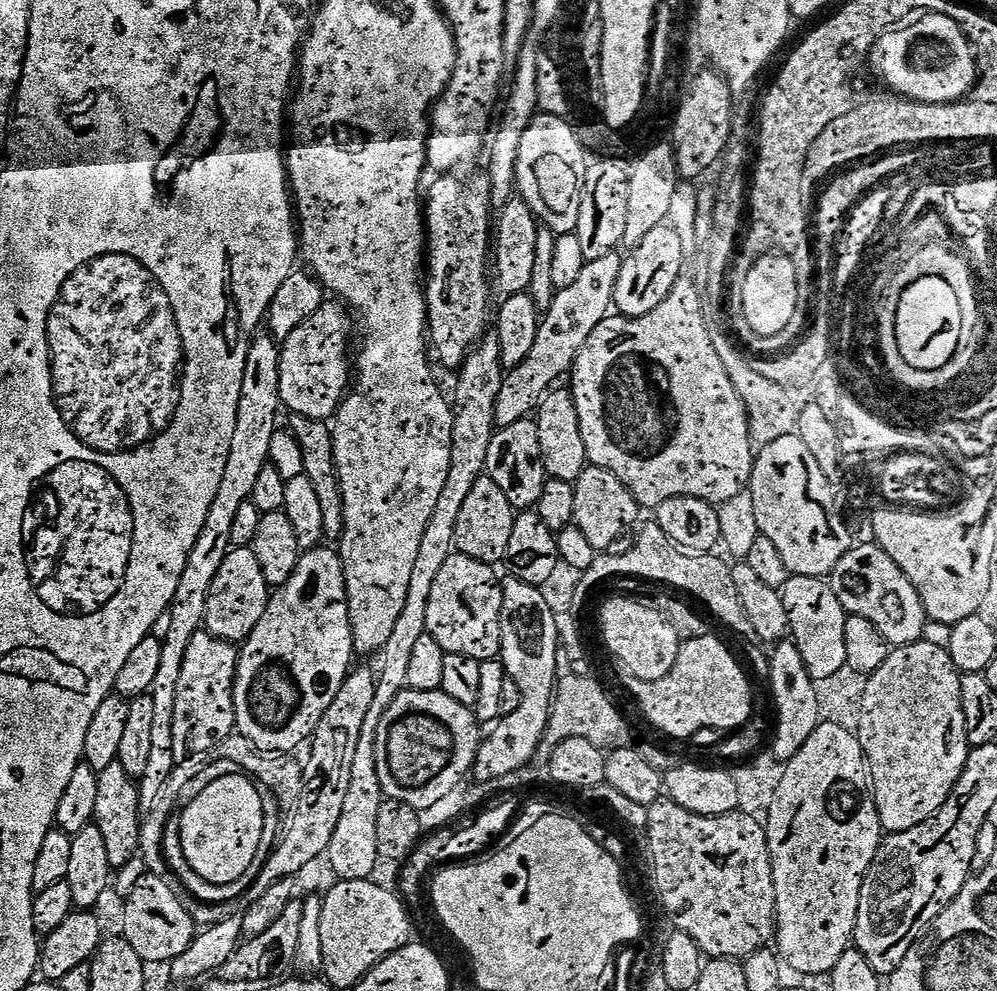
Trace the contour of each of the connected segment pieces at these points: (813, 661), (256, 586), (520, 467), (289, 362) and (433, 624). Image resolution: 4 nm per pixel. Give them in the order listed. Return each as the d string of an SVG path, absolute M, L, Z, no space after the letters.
M789 575L786 586L779 589L780 601L788 619L788 631L793 644L798 646L798 654L802 654L802 662L812 675L813 681L833 676L837 670L848 667L846 658L846 622L849 615L842 602L838 602L838 594L834 594L831 583L823 576Z
M233 547L222 562L213 580L212 589L209 590L208 608L205 610L204 618L207 631L219 640L233 642L247 640L254 626L258 626L262 614L266 614L269 599L270 585L264 577L262 566L258 564L253 549Z
M535 419L519 420L514 422L514 426L506 426L497 431L490 442L486 474L499 486L502 494L506 494L506 502L510 502L513 510L532 510L539 505L544 494L544 486L550 477L542 462L542 442L538 438Z
M325 302L313 317L308 318L283 341L280 349L280 402L285 409L293 408L297 417L331 421L349 395L348 379L354 372L348 369L348 316L345 305Z
M459 554L446 558L446 566L438 570L438 578L434 578L434 587L430 590L430 606L426 606L426 626L427 635L432 636L434 642L438 642L438 646L442 646L447 655L462 654L466 658L474 658L481 662L499 657L504 585L501 577L496 577L496 571L491 564L483 564L474 558Z

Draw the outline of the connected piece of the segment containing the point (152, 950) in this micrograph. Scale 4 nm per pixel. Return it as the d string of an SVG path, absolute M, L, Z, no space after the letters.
M144 874L124 904L123 939L128 940L130 946L134 946L134 954L141 956L149 965L167 965L182 955L198 935L198 926L188 913L187 903L176 897L177 889L172 889L168 882L163 876Z

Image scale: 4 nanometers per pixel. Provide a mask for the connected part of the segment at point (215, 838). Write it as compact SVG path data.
M237 774L210 782L194 802L184 809L180 829L180 851L209 886L229 884L248 875L250 862L260 849L264 811L262 792L247 775Z

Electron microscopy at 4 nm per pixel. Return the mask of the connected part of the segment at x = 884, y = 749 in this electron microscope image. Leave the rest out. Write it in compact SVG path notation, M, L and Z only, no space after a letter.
M921 642L919 644L901 644L889 651L886 662L878 666L878 670L868 676L866 686L866 698L862 698L862 714L858 735L860 745L864 751L865 761L870 769L870 783L876 797L876 809L880 815L880 827L885 833L905 832L922 822L926 822L946 802L946 798L960 784L960 776L964 773L964 767L968 761L969 746L966 738L966 718L962 714L962 698L960 697L960 677L954 662L950 658L947 647Z

